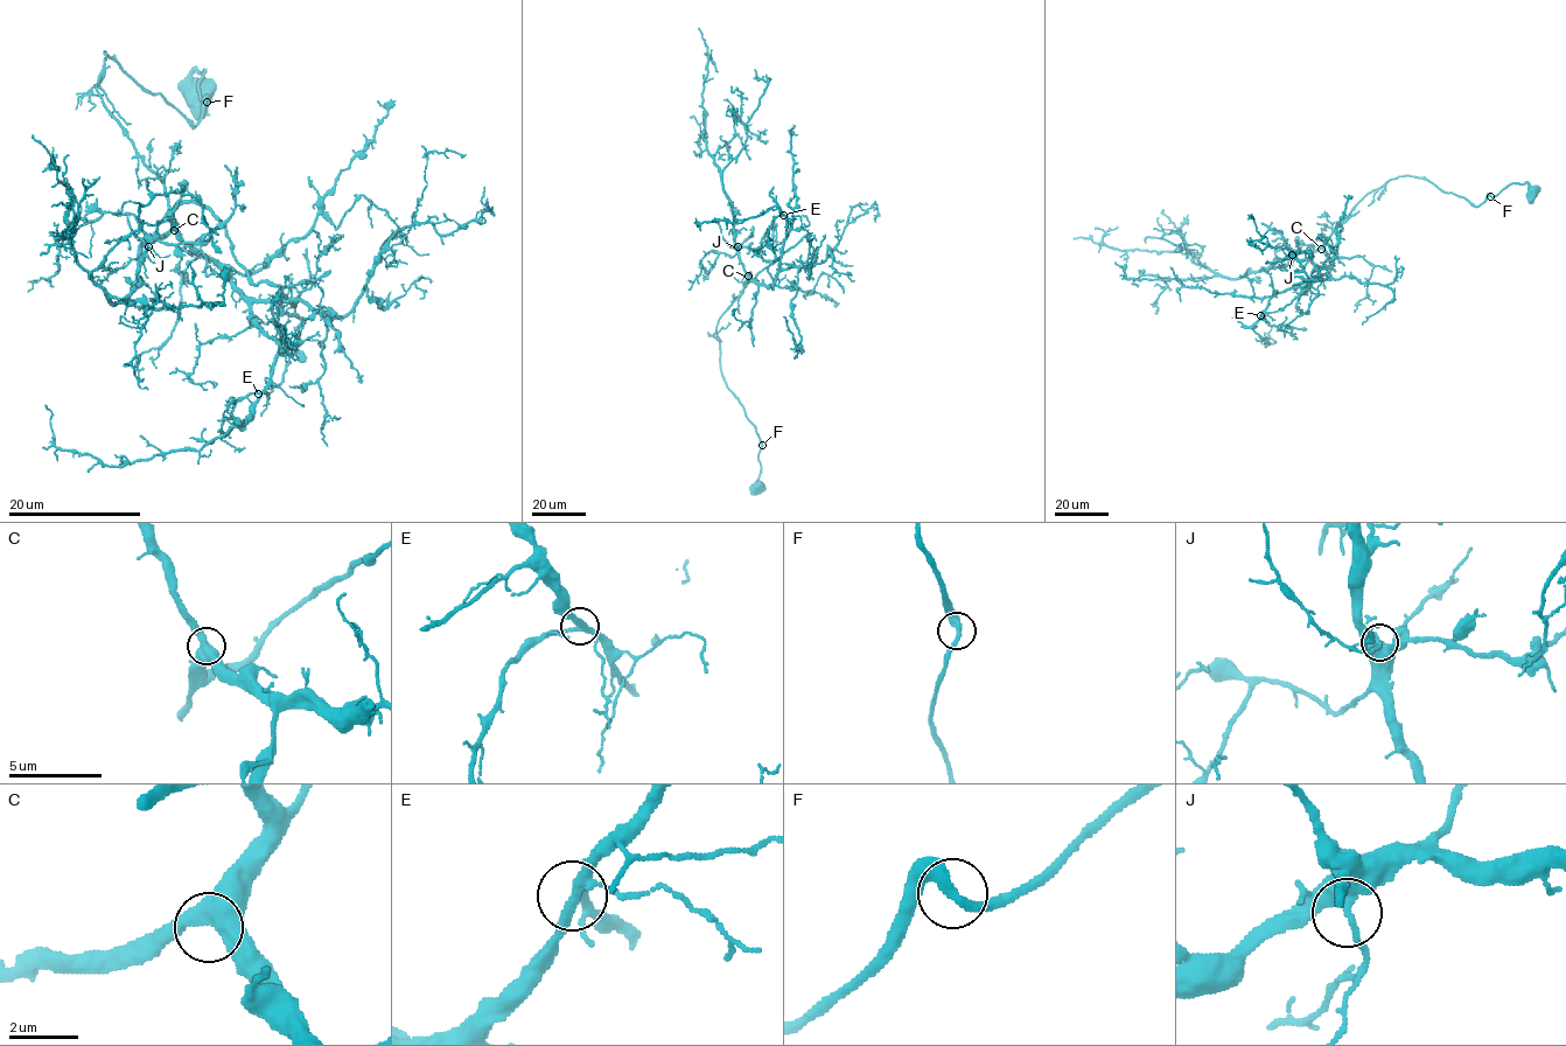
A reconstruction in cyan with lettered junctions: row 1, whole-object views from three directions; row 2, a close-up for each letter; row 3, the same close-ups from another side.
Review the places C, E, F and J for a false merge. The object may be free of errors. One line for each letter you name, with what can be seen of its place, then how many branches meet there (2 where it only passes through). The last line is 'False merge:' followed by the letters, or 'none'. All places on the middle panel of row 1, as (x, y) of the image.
False merge: none

